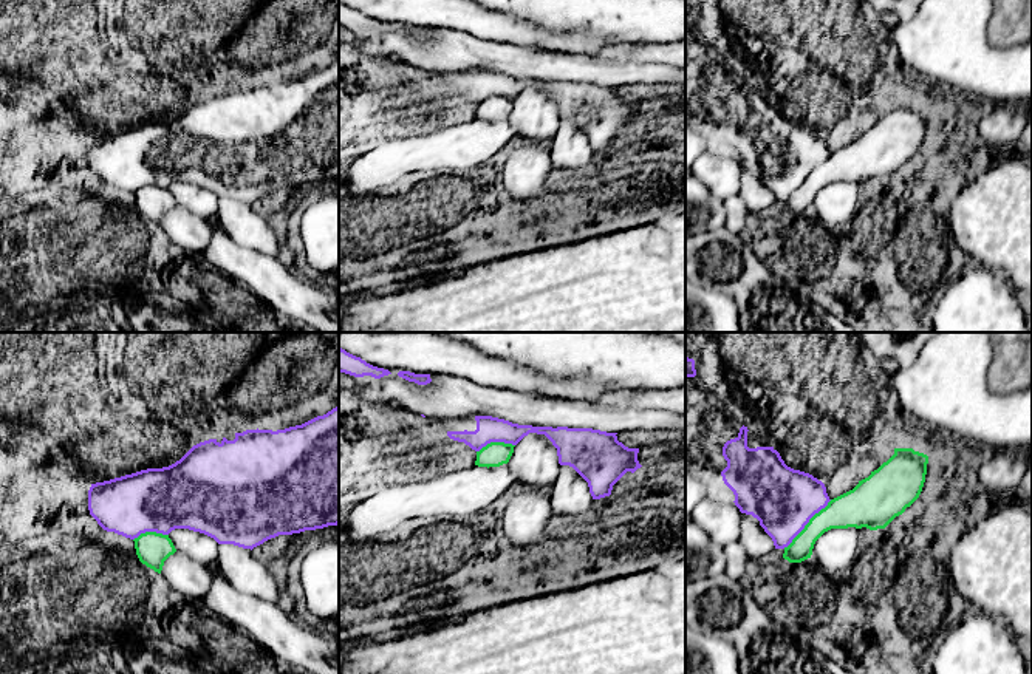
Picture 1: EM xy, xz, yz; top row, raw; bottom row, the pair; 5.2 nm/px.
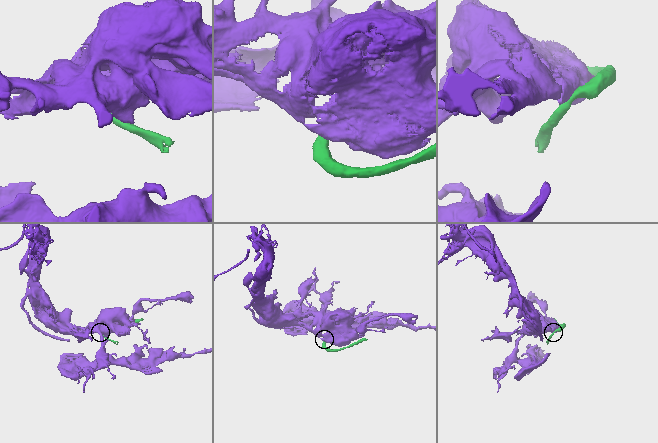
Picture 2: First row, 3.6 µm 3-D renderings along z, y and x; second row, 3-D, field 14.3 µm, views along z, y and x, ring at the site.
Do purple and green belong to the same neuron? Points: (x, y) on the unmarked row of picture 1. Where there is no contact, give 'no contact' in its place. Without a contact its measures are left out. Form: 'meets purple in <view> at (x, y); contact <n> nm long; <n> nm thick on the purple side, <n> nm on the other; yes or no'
meets purple in yz at (806, 177); contact 360 nm long; 340 nm thick on the purple side, 190 nm on the other; yes

